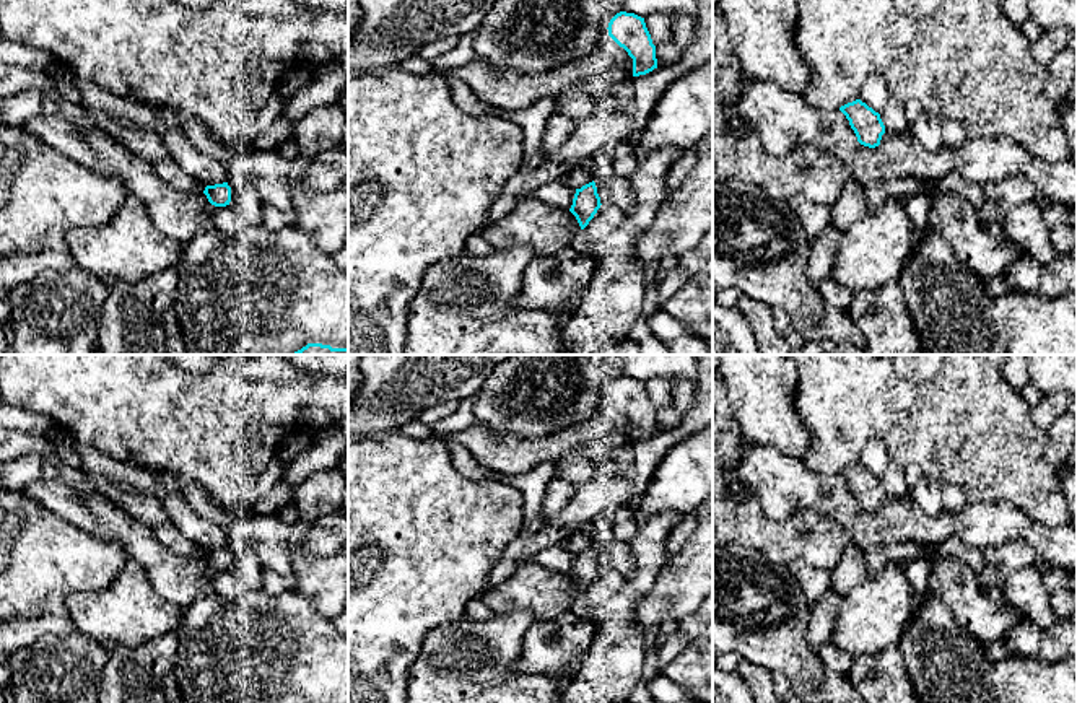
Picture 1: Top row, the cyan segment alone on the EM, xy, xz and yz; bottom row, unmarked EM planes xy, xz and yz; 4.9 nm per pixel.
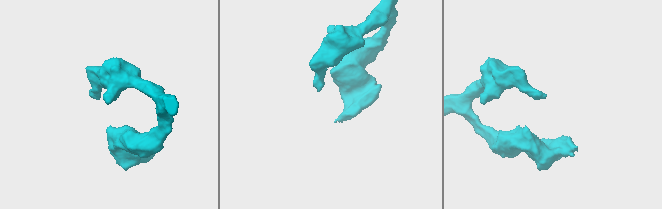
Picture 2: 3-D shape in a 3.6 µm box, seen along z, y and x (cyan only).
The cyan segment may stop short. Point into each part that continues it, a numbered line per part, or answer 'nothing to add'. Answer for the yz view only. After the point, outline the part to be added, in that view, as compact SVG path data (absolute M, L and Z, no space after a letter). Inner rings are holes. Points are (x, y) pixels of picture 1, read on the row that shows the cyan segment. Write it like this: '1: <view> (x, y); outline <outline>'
nothing to add

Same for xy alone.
nothing to add

